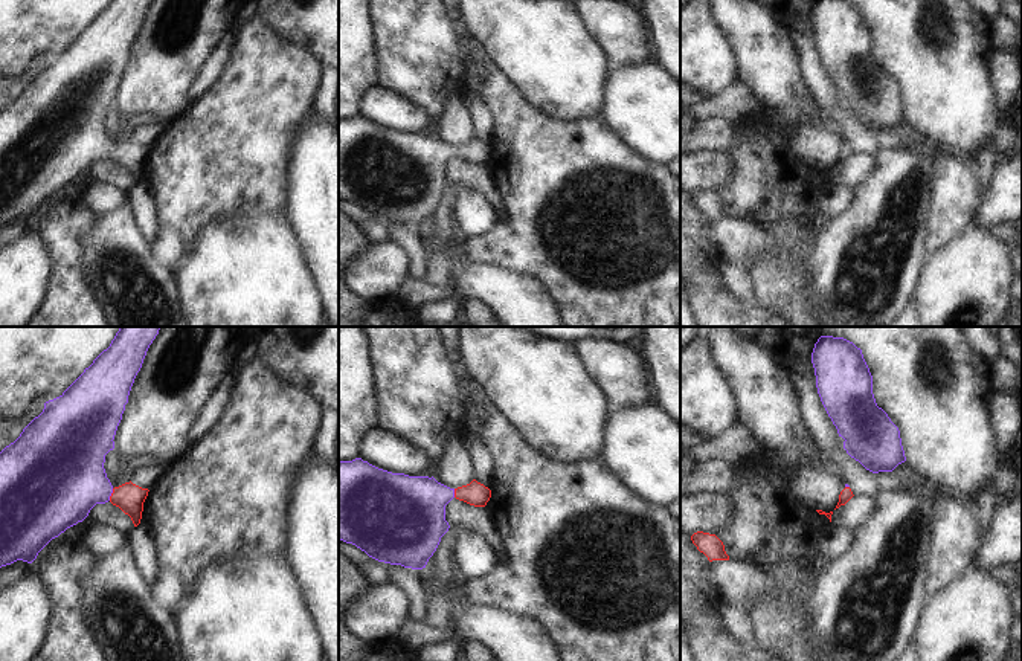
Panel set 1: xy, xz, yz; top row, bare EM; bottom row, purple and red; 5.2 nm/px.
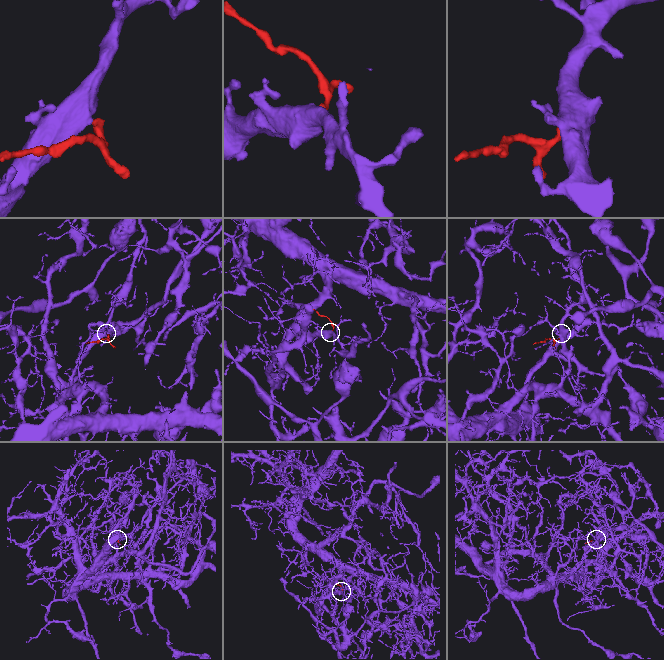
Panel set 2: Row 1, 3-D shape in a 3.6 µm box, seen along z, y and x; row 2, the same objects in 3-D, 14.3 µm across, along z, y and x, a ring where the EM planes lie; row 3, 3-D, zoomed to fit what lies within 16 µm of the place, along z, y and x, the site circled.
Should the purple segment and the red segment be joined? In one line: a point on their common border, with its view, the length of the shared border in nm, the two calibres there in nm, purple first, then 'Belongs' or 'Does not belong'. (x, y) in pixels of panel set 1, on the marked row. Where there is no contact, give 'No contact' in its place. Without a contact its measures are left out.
Touches purple at xy (110, 495). Shared border 70 nm. Thickness 420 nm (purple) against 150 nm. Belongs.

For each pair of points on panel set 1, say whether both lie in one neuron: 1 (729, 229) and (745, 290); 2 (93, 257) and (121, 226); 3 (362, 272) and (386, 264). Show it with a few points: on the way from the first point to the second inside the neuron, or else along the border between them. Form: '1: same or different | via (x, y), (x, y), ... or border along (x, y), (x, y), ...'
1: different | border along (720, 255), (745, 267)
2: same | via (101, 249), (115, 234)
3: same | via (368, 272), (380, 269)

